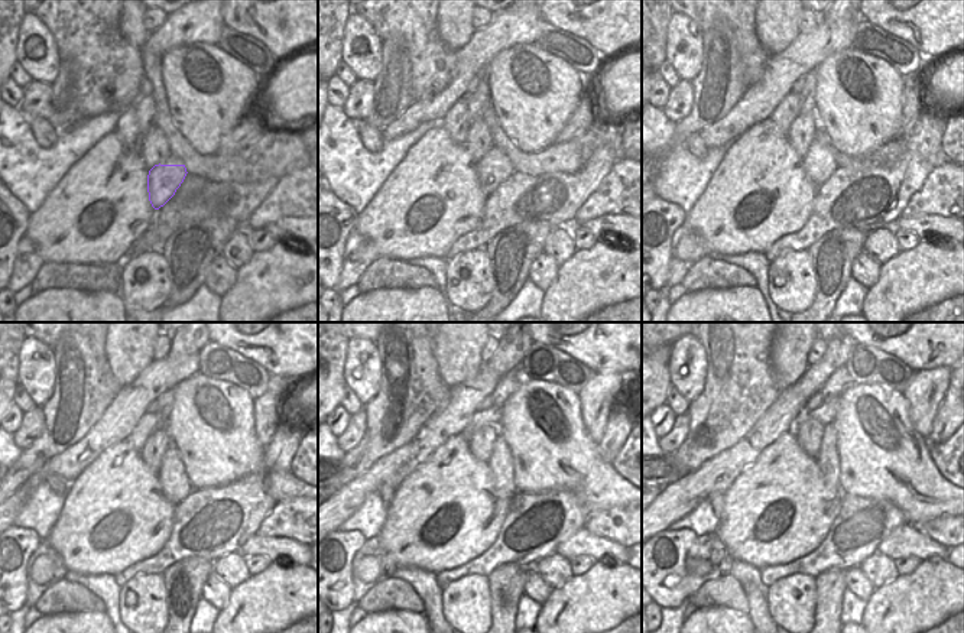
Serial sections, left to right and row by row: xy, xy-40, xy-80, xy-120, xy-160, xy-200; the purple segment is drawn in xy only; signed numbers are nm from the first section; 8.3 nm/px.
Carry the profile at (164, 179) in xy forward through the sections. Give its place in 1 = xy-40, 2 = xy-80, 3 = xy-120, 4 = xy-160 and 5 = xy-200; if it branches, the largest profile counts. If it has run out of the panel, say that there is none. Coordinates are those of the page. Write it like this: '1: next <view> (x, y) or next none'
1: next xy-40 (490, 177)
2: next xy-80 (820, 164)
3: next xy-120 (175, 484)
4: next xy-160 (500, 461)
5: next xy-200 (828, 460)

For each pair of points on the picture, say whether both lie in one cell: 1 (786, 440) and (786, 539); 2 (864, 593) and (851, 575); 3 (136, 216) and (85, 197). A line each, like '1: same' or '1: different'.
1: same
2: same
3: same

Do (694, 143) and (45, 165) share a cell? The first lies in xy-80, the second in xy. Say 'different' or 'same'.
different

